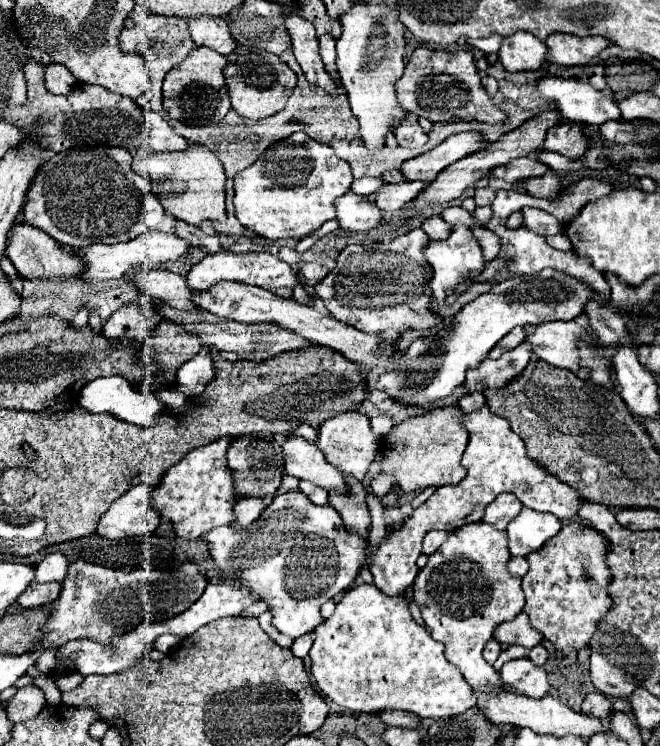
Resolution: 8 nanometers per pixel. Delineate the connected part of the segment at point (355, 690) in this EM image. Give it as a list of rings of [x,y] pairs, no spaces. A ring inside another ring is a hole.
[[[359,584],[345,592],[333,616],[315,628],[315,642],[309,656],[313,660],[311,672],[323,694],[353,712],[377,712],[391,708],[407,710],[421,718],[443,718],[463,714],[477,704],[477,696],[461,676],[459,668],[445,658],[443,644],[433,640],[431,634],[413,620],[405,598],[389,598],[377,590],[375,584]]]

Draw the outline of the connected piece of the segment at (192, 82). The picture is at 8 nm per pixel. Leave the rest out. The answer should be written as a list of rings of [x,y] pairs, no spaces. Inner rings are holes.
[[[195,48],[181,66],[173,68],[163,82],[163,106],[165,110],[187,126],[215,126],[221,124],[225,114],[231,110],[229,90],[225,84],[223,68],[227,58],[211,48]]]

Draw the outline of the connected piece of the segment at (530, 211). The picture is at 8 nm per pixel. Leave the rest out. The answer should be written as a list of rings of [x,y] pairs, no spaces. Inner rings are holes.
[[[523,208],[523,220],[525,228],[541,234],[541,236],[553,236],[561,230],[561,224],[555,220],[555,216],[539,210],[539,208]]]

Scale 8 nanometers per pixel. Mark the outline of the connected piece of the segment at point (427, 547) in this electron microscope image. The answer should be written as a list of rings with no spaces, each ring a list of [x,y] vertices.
[[[439,530],[429,532],[423,540],[423,554],[427,554],[427,556],[433,554],[445,542],[445,538],[447,538],[447,532],[439,532]]]

